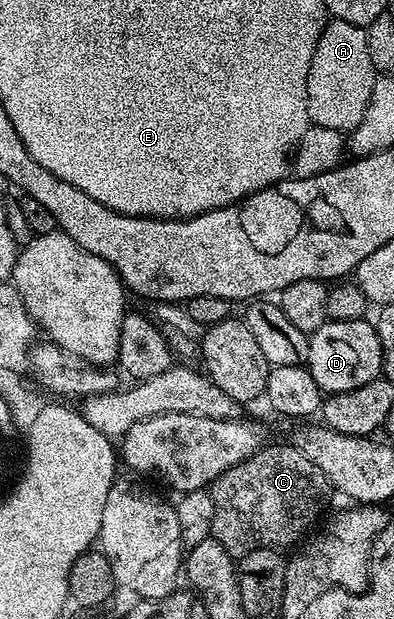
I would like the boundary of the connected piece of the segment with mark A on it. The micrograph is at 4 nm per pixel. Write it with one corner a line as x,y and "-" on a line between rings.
339,17
329,20
307,71
307,113
313,125
351,132
360,123
378,72
370,60
367,30

